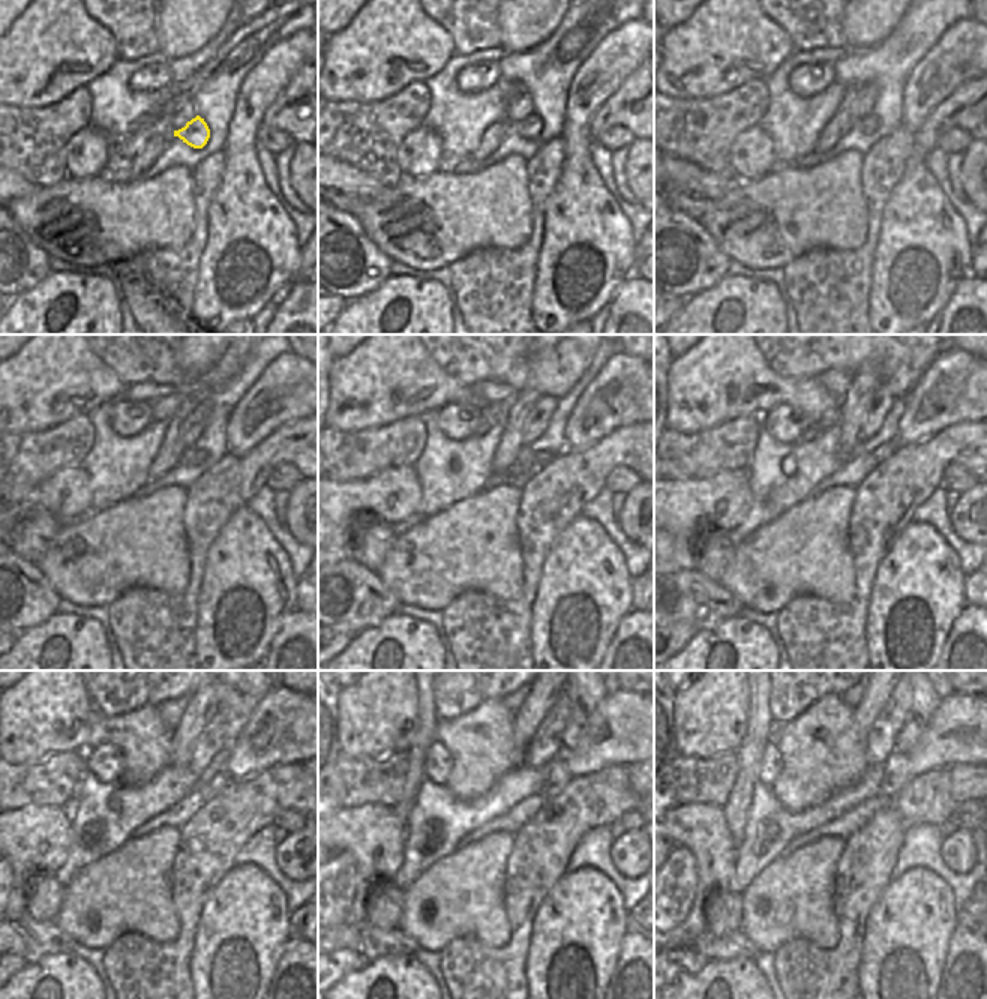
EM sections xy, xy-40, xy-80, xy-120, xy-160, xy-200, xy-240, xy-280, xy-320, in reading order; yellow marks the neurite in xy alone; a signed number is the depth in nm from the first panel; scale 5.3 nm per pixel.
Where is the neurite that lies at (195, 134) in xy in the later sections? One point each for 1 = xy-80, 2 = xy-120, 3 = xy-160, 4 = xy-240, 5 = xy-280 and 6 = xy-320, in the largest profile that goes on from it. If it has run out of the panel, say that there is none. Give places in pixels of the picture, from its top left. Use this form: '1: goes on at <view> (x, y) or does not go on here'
1: goes on at xy-80 (866, 125)
2: goes on at xy-120 (191, 456)
3: goes on at xy-160 (525, 458)
4: goes on at xy-240 (207, 791)
5: goes on at xy-280 (557, 773)
6: goes on at xy-320 (896, 773)

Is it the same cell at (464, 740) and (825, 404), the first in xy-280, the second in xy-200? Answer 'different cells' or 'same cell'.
same cell

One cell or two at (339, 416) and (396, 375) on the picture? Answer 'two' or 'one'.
one

